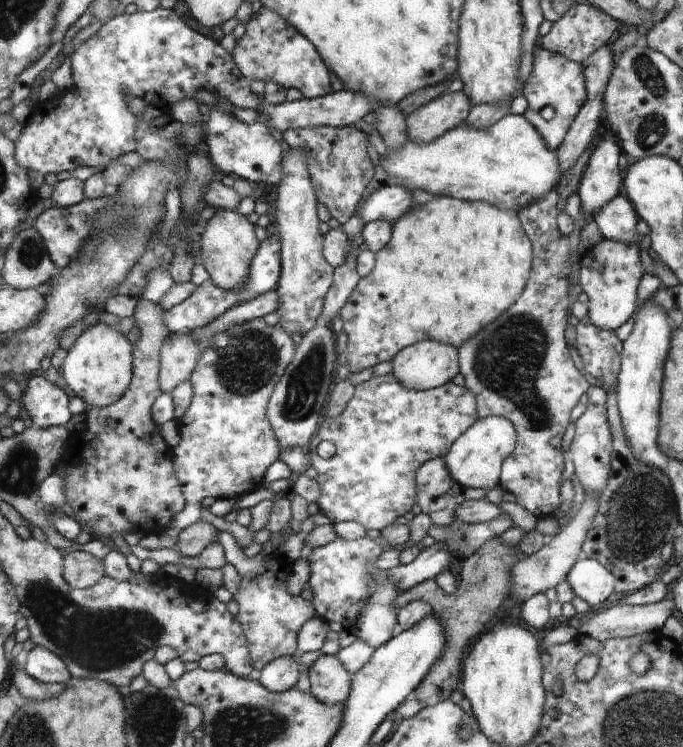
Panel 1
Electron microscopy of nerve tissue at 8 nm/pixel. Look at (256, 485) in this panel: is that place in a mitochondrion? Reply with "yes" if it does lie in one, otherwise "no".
no

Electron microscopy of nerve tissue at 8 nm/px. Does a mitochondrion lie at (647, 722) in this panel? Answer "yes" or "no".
yes

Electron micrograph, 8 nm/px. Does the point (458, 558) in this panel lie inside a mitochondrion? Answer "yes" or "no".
no

